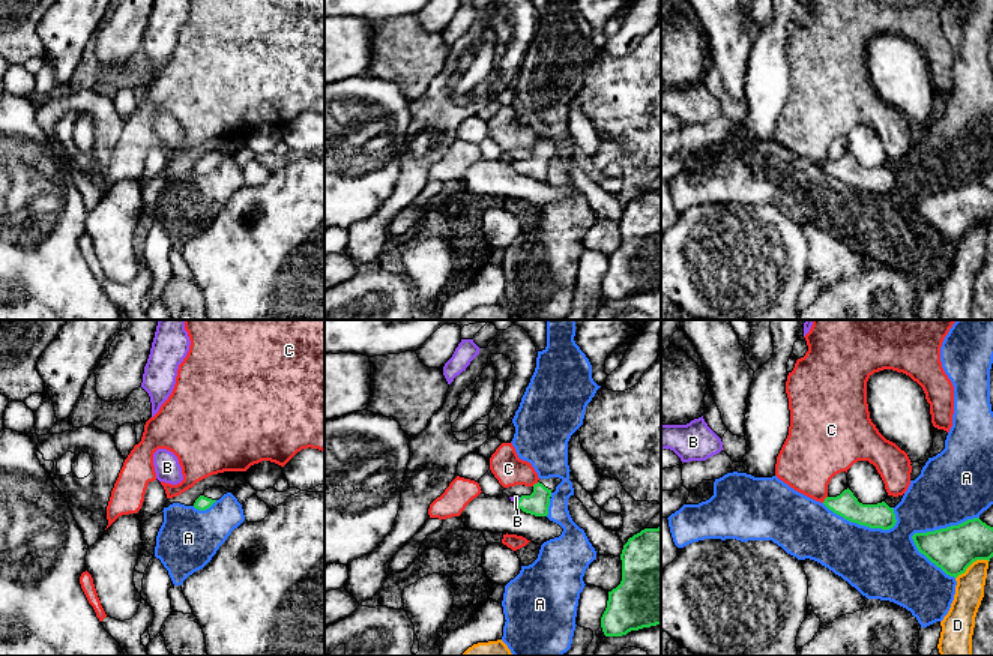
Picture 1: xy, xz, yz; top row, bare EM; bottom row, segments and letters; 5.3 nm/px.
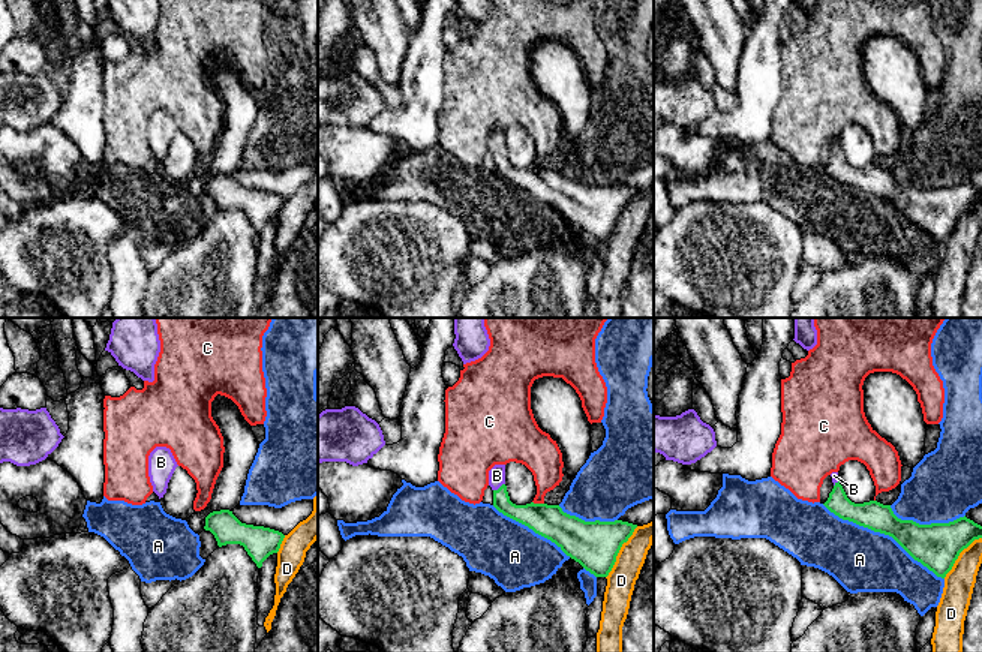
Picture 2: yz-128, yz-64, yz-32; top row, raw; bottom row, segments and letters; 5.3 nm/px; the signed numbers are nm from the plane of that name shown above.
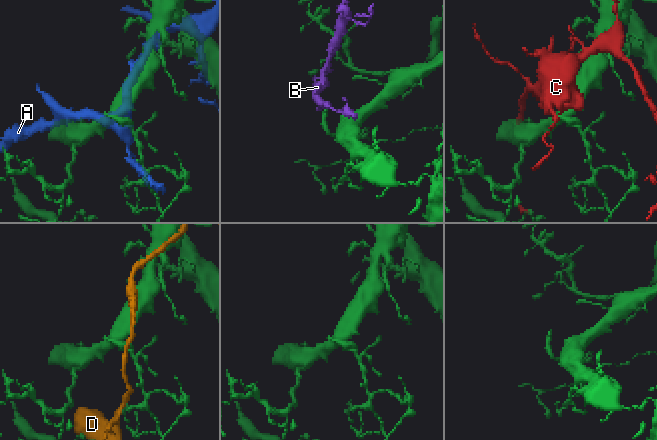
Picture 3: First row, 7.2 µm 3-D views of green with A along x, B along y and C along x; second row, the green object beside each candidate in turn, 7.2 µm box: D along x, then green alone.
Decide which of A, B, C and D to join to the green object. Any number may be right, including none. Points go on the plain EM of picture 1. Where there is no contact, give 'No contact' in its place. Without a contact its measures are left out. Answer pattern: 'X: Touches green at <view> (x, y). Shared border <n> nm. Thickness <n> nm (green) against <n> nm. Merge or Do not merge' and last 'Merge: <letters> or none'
A: Touches green at yz (944, 192). Shared border 380 nm. Thickness 240 nm (green) against 380 nm. Do not merge
B: Touches green at xz (519, 164). Shared border 50 nm. Thickness 120 nm (green) against 30 nm. Merge
C: Touches green at yz (825, 162). Shared border 50 nm. Thickness 140 nm (green) against 320 nm. Do not merge
D: Touches green at yz (972, 225). Shared border 200 nm. Thickness 240 nm (green) against 160 nm. Do not merge
Merge: B

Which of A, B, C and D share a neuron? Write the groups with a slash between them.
A / B / C / D

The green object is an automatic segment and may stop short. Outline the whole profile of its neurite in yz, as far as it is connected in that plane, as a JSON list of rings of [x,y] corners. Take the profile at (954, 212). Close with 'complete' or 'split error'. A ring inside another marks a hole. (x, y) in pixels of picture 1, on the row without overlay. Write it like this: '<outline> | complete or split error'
[[[979,182],[958,189],[915,197],[912,200],[918,215],[946,239],[957,242],[976,224],[993,221],[993,191]]] | complete

